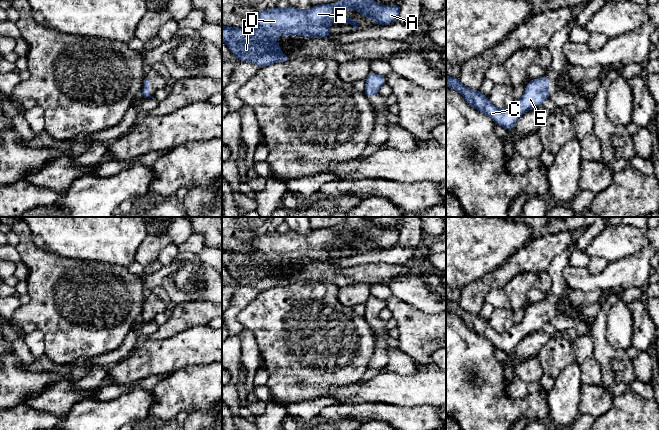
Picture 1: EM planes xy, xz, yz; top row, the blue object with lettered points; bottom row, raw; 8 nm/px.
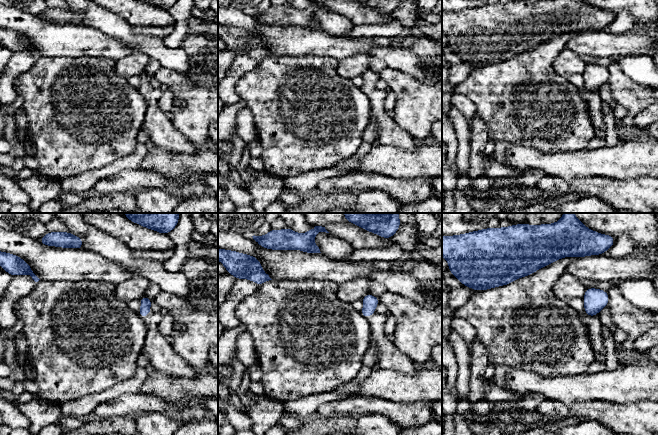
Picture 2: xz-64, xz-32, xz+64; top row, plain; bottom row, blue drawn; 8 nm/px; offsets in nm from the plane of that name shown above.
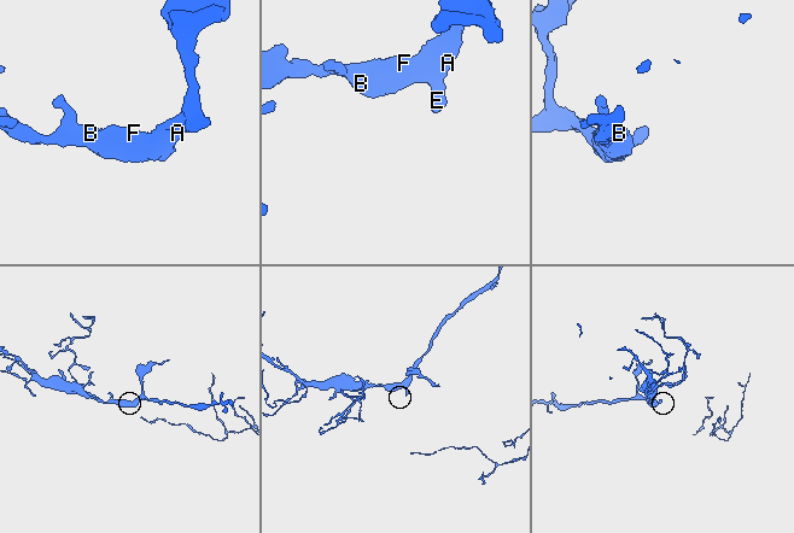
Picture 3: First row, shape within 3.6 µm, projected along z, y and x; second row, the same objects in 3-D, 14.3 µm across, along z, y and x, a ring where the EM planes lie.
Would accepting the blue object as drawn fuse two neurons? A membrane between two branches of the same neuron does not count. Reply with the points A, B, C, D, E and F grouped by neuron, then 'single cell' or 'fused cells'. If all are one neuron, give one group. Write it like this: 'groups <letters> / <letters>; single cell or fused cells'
groups A B C D E F; single cell

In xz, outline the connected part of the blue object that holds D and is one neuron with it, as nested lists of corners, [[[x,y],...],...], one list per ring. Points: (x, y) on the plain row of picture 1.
[[[346,217],[345,222],[341,225],[334,228],[313,229],[309,234],[300,234],[292,230],[285,233],[274,231],[246,241],[249,246],[254,248],[253,253],[222,250],[222,264],[238,285],[248,285],[262,292],[273,287],[285,286],[290,283],[282,277],[282,272],[275,265],[276,260],[302,259],[311,262],[331,261],[329,249],[337,245],[345,245],[351,248],[355,255],[358,254],[357,245],[343,239],[346,234],[351,232],[364,241],[373,243],[378,250],[384,250],[398,243],[401,229],[381,229],[365,217]]]

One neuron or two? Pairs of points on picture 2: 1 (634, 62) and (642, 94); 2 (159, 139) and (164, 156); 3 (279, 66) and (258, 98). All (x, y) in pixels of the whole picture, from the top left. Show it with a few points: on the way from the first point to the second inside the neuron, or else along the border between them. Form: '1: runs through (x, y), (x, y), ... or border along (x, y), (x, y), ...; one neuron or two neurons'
1: border along (620, 69), (634, 81), (647, 86); two neurons
2: border along (154, 145), (160, 148), (177, 150), (185, 154); two neurons
3: runs through (279, 74), (279, 77), (266, 90); one neuron

